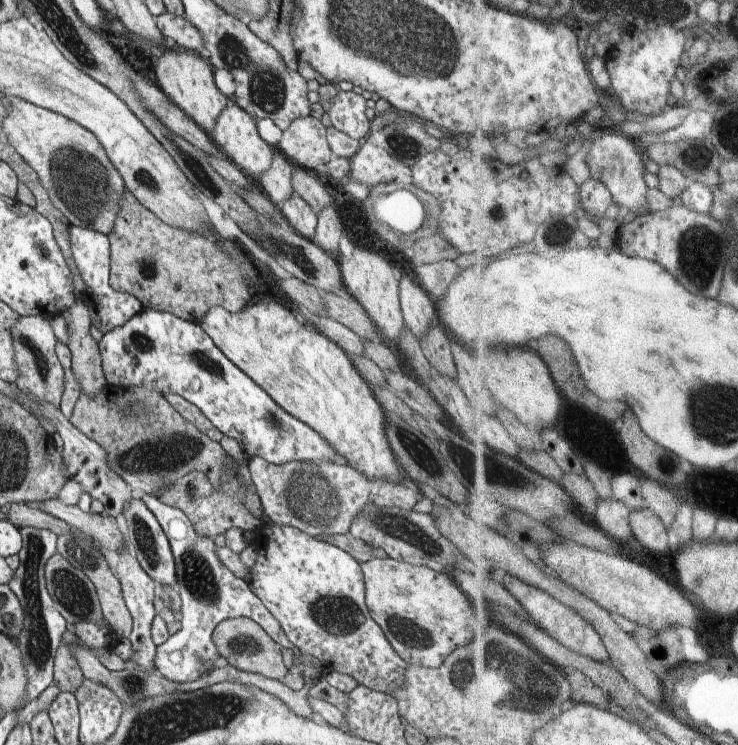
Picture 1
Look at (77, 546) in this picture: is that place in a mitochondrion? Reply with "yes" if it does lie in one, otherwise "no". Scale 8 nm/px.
yes

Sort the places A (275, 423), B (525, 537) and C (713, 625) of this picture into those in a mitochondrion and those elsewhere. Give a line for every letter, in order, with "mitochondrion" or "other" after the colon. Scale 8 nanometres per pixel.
A: mitochondrion
B: other
C: other

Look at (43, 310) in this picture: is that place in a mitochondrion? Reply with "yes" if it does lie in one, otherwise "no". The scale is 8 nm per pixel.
no

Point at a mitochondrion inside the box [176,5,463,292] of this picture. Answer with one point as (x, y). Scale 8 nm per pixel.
(265, 84)

